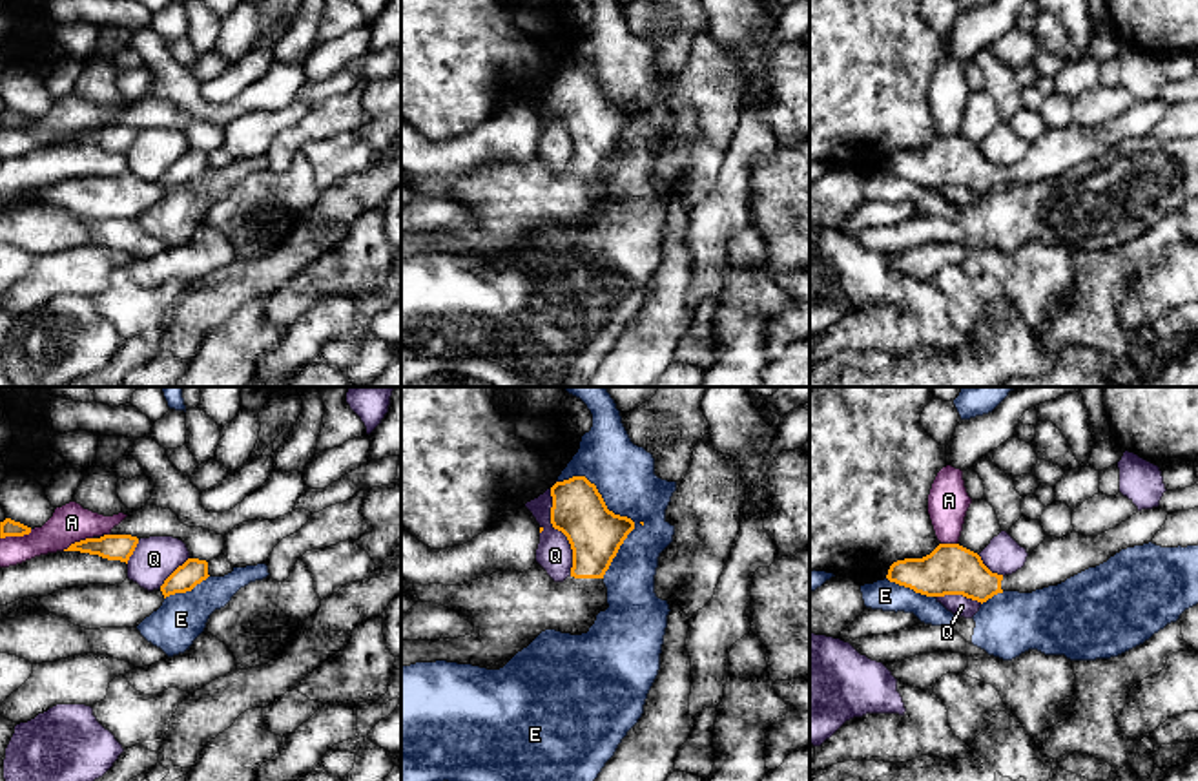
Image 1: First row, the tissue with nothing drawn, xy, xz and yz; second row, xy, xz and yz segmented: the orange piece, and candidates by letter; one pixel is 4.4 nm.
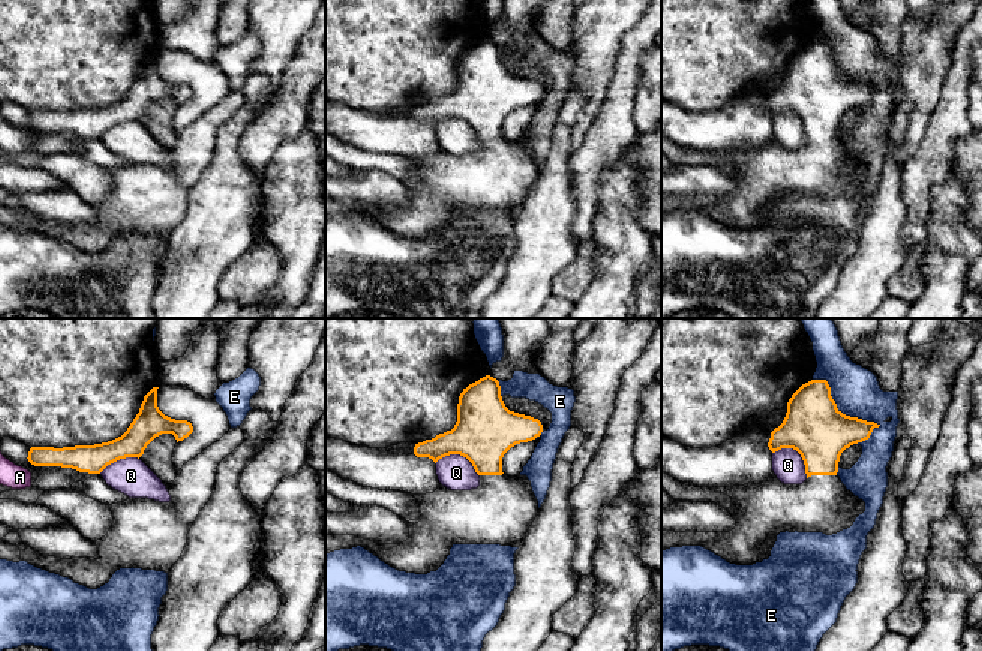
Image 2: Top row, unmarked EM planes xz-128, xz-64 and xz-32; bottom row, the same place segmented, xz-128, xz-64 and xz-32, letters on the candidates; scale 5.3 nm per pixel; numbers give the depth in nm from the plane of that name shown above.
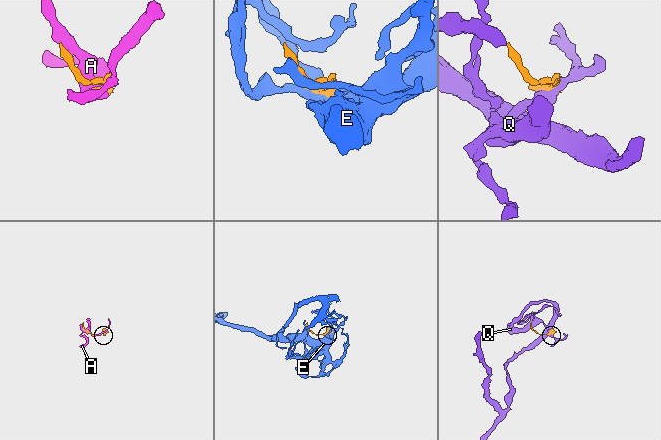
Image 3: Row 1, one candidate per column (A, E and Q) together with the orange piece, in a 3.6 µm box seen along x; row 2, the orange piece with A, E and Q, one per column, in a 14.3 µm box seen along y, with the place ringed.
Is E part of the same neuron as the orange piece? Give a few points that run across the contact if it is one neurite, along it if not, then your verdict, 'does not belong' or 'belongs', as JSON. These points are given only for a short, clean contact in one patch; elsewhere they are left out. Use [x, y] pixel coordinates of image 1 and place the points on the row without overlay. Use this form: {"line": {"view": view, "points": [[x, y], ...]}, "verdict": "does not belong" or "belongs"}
{"verdict": "does not belong"}

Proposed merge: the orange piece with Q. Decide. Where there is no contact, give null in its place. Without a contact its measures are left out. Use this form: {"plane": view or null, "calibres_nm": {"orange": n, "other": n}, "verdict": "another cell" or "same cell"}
{"plane": "xz", "calibres_nm": {"orange": 240, "other": 160}, "verdict": "another cell"}

